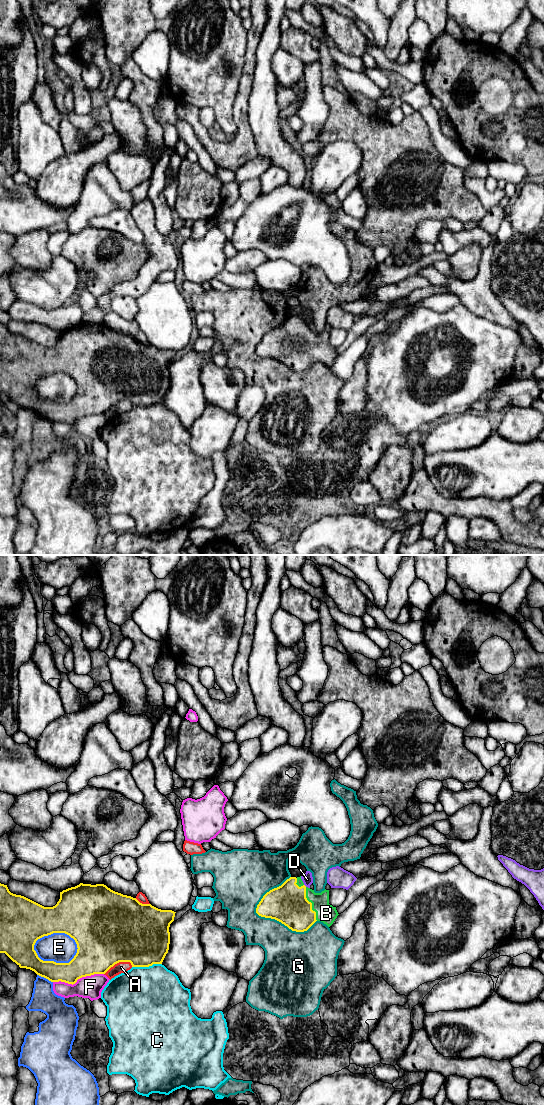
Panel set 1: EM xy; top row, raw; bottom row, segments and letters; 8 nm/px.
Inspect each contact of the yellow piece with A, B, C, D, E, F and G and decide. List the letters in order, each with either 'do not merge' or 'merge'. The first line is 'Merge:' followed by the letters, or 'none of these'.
Merge: B
A: do not merge
B: merge
C: do not merge
D: do not merge
E: do not merge
F: do not merge
G: do not merge

